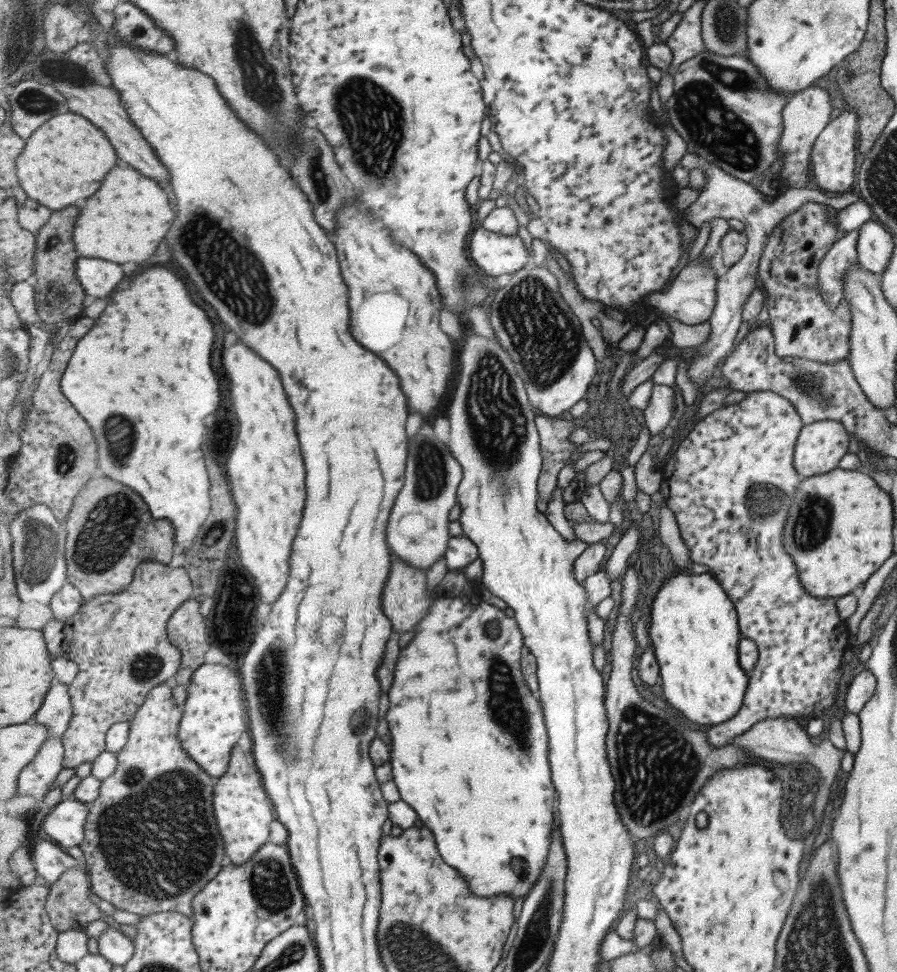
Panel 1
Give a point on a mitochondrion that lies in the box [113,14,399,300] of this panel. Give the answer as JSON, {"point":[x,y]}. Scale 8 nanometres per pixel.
{"point":[259,77]}

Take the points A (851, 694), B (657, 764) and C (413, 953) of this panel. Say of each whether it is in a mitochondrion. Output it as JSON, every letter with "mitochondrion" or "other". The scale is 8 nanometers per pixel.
{"A":"other","B":"mitochondrion","C":"mitochondrion"}

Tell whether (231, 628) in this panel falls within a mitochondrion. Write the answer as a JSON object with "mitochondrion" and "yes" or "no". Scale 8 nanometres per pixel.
{"mitochondrion":"yes"}

